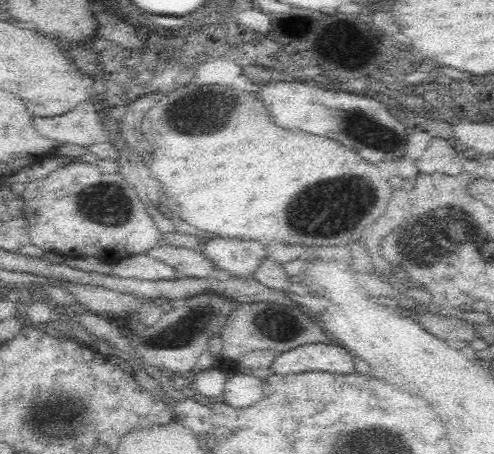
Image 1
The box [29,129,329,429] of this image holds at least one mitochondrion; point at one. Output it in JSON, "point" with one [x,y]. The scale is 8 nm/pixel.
{"point":[188,330]}

